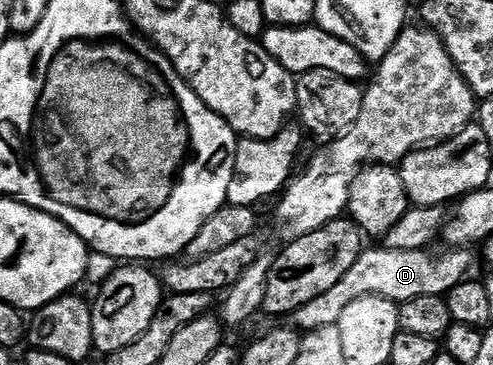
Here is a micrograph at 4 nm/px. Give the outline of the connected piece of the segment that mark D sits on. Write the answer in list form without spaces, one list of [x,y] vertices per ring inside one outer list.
[[[385,246],[365,249],[357,258],[356,264],[333,285],[328,292],[302,305],[290,316],[291,325],[302,332],[319,330],[322,327],[339,325],[344,311],[350,304],[368,295],[380,295],[399,304],[414,300],[419,296],[446,296],[450,291],[467,281],[470,265],[474,258],[466,248],[448,248],[446,252],[432,254],[428,250],[400,250]]]

